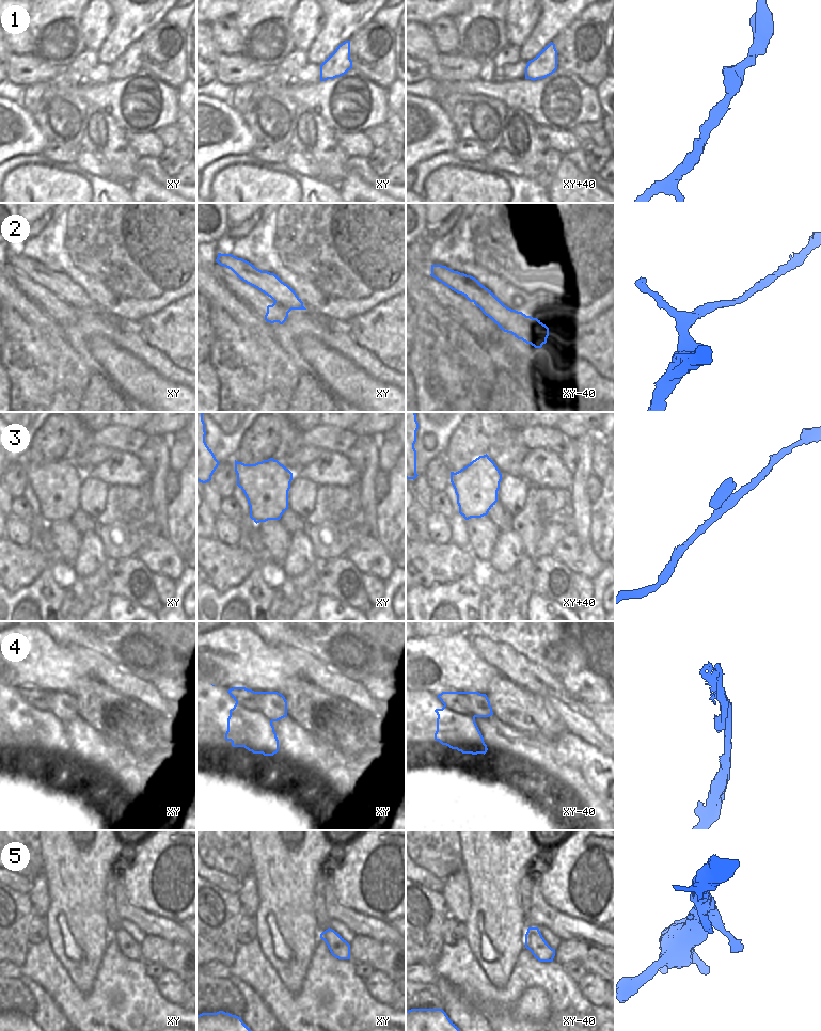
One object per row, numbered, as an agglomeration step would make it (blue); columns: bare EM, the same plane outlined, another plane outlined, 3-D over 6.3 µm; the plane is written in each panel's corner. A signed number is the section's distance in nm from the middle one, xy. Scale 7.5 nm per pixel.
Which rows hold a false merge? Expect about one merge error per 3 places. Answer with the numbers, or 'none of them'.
none of them

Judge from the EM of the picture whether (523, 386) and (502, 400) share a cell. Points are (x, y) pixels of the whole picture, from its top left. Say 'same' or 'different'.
same

